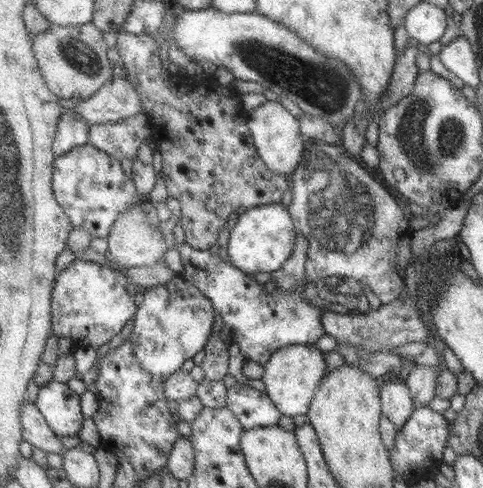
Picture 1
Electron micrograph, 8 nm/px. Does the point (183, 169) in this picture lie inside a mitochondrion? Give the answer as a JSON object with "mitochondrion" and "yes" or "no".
{"mitochondrion":"no"}

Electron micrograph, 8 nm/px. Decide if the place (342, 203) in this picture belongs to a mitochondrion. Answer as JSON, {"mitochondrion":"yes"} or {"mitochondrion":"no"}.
{"mitochondrion":"yes"}

